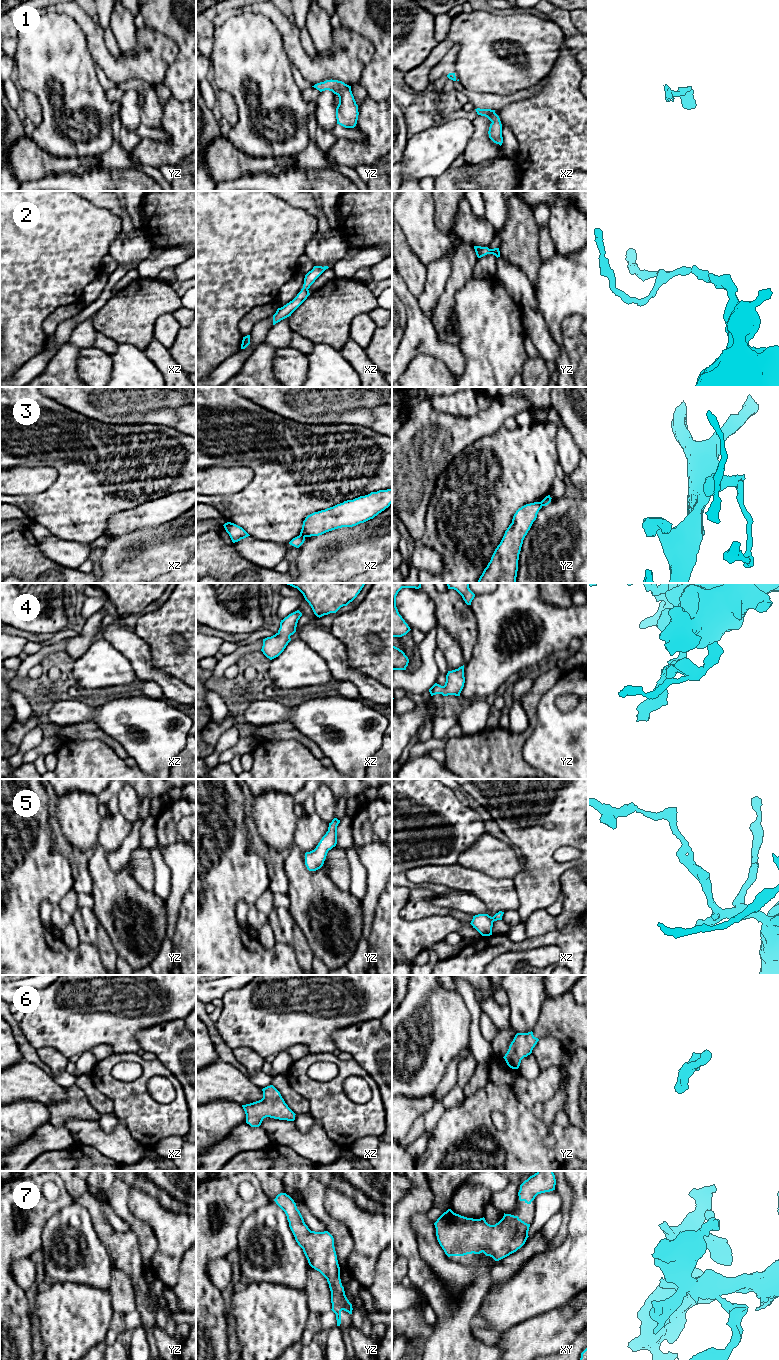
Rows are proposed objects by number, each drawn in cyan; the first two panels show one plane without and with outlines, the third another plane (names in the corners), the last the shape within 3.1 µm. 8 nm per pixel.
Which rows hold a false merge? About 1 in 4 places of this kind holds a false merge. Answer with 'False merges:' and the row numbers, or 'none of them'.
False merges: 3

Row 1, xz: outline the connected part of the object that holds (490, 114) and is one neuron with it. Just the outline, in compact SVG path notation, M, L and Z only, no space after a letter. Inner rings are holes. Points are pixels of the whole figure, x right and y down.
M475 109L478 115L487 117L492 123L489 127L489 138L496 144L499 144L500 146L503 143L503 137L502 137L502 124L500 121L499 116L495 113L495 110L491 109Z

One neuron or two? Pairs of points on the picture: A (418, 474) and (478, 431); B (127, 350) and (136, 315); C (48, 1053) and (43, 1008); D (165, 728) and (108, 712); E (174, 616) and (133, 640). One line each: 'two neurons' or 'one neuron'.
A: one neuron
B: two neurons
C: two neurons
D: one neuron
E: two neurons

